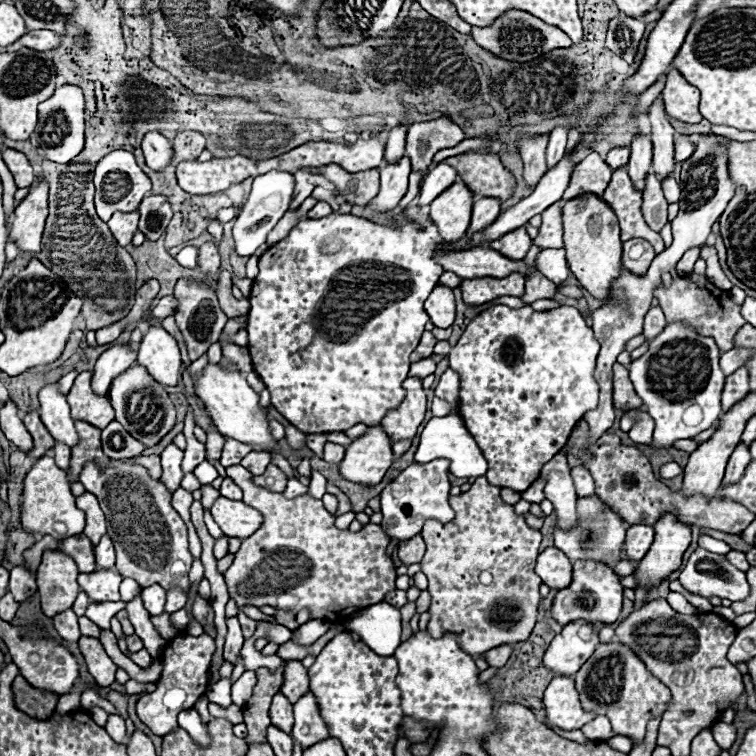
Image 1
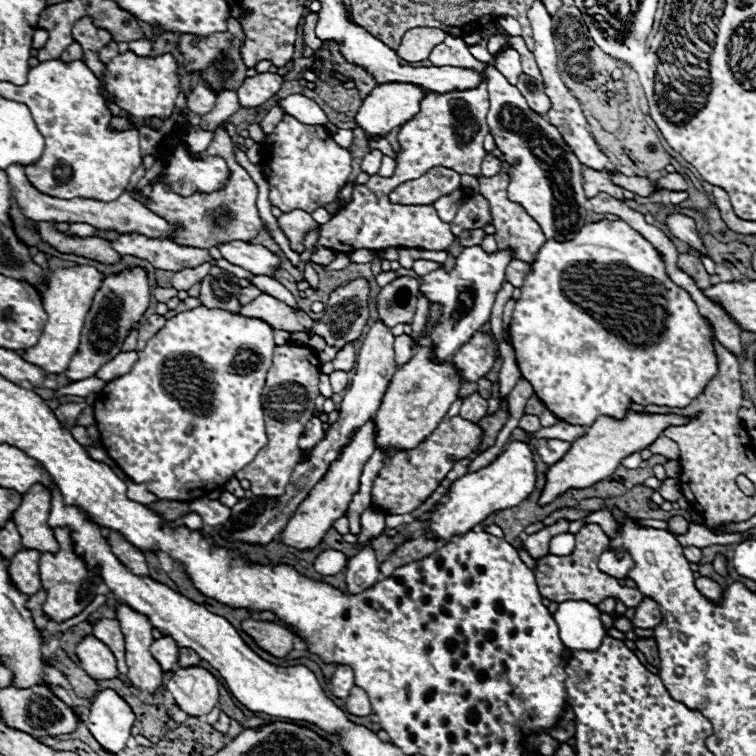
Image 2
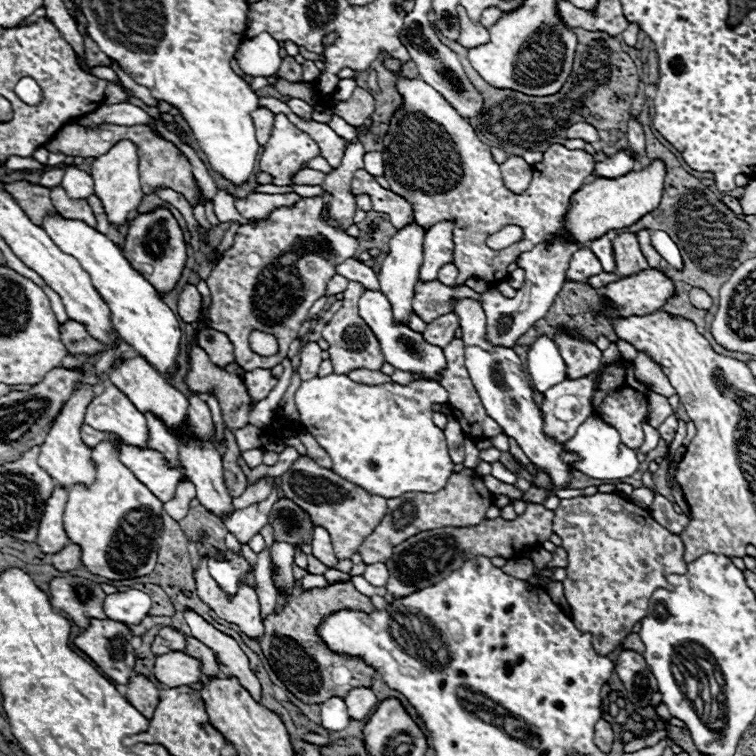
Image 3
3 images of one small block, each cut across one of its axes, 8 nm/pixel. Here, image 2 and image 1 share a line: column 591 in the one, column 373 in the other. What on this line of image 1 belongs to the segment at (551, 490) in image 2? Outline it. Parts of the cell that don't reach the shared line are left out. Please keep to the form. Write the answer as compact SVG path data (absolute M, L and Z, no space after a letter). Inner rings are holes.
M372 426L346 448L338 470L348 482L376 486L382 482L392 460L392 442L382 426Z

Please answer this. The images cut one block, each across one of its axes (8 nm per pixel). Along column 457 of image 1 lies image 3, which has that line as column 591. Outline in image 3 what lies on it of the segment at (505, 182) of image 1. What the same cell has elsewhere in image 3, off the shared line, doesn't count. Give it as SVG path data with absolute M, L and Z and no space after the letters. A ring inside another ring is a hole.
M396 76L396 90L402 96L402 108L392 114L390 128L384 136L384 146L392 148L384 148L382 152L390 190L410 202L416 224L422 228L432 228L442 220L454 220L452 262L460 270L456 284L464 284L468 276L484 278L492 286L506 280L506 268L516 260L516 244L504 250L492 250L486 246L486 238L508 224L526 228L526 236L534 236L534 226L538 224L562 226L568 196L586 182L596 160L584 150L568 150L562 144L552 144L542 161L532 166L530 186L522 194L514 194L504 186L490 146L478 140L474 128L432 86L422 78L408 80Z

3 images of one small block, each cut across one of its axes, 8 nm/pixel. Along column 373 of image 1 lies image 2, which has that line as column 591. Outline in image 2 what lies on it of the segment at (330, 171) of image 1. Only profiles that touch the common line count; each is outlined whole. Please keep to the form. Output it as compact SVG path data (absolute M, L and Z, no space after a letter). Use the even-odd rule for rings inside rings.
M584 168L582 174L584 174L584 176L582 176L582 178L584 178L584 194L586 194L588 200L594 198L594 194L598 194L598 192L606 192L606 194L610 194L610 196L614 196L614 198L624 200L624 196L622 196L624 188L616 186L616 184L610 180L608 174L598 172L598 170L590 170L590 168Z

